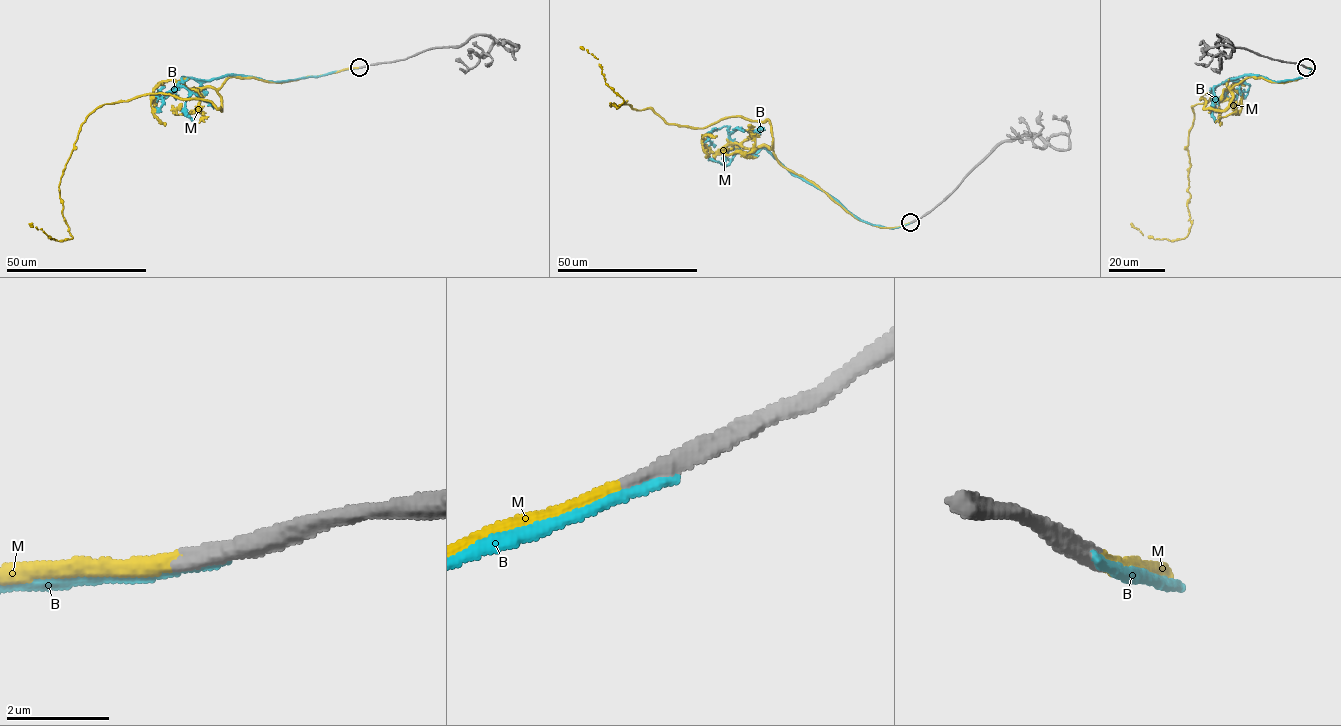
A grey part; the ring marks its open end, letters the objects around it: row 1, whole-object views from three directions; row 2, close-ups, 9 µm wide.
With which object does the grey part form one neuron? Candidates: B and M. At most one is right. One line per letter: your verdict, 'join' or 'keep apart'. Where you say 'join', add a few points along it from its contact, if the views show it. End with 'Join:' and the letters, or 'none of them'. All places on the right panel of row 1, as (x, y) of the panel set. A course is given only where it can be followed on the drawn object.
B: keep apart
M: join | via (1306, 67), (1248, 77), (1224, 109), (1201, 97), (1190, 231), (1155, 239), (1131, 223)
Join: M

